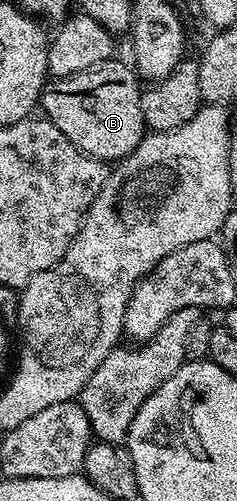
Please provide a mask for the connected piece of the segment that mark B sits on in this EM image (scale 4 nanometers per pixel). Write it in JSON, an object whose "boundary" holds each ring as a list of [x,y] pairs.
{"boundary":[[[111,57],[84,73],[47,82],[42,89],[40,111],[52,125],[56,125],[56,129],[60,129],[60,133],[64,133],[64,137],[68,137],[68,141],[72,141],[72,145],[76,145],[76,149],[101,163],[114,165],[128,158],[132,149],[140,145],[142,136],[147,134],[148,128],[140,113],[141,96],[140,80],[133,66],[129,62],[121,63],[118,57]]]}

